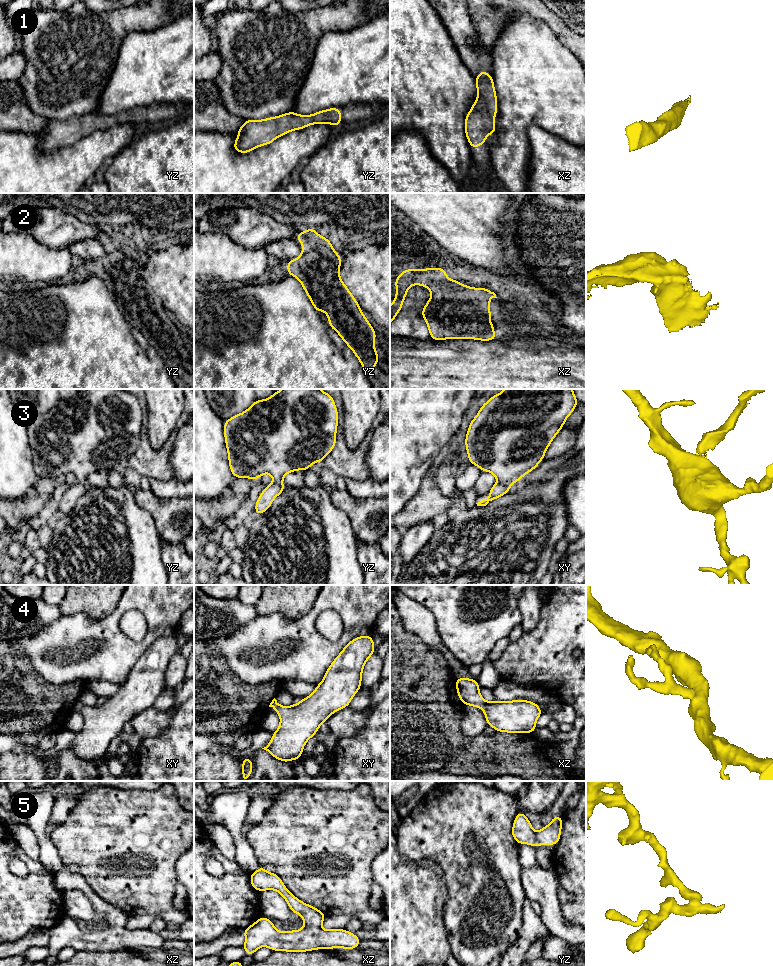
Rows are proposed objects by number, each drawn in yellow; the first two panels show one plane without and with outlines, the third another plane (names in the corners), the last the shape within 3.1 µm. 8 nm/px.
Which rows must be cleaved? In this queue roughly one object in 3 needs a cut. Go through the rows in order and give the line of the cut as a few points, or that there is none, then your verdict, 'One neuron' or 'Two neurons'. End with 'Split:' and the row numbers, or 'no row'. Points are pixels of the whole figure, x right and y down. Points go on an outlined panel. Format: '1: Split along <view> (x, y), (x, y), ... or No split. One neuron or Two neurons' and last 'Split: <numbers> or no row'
1: No split. One neuron
2: No split. One neuron
3: Split along xy (498, 481), (510, 485). Two neurons
4: No split. One neuron
5: No split. One neuron
Split: 3

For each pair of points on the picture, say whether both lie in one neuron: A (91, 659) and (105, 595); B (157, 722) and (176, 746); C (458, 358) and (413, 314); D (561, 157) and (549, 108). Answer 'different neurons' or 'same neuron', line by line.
A: different neurons
B: different neurons
C: different neurons
D: different neurons

